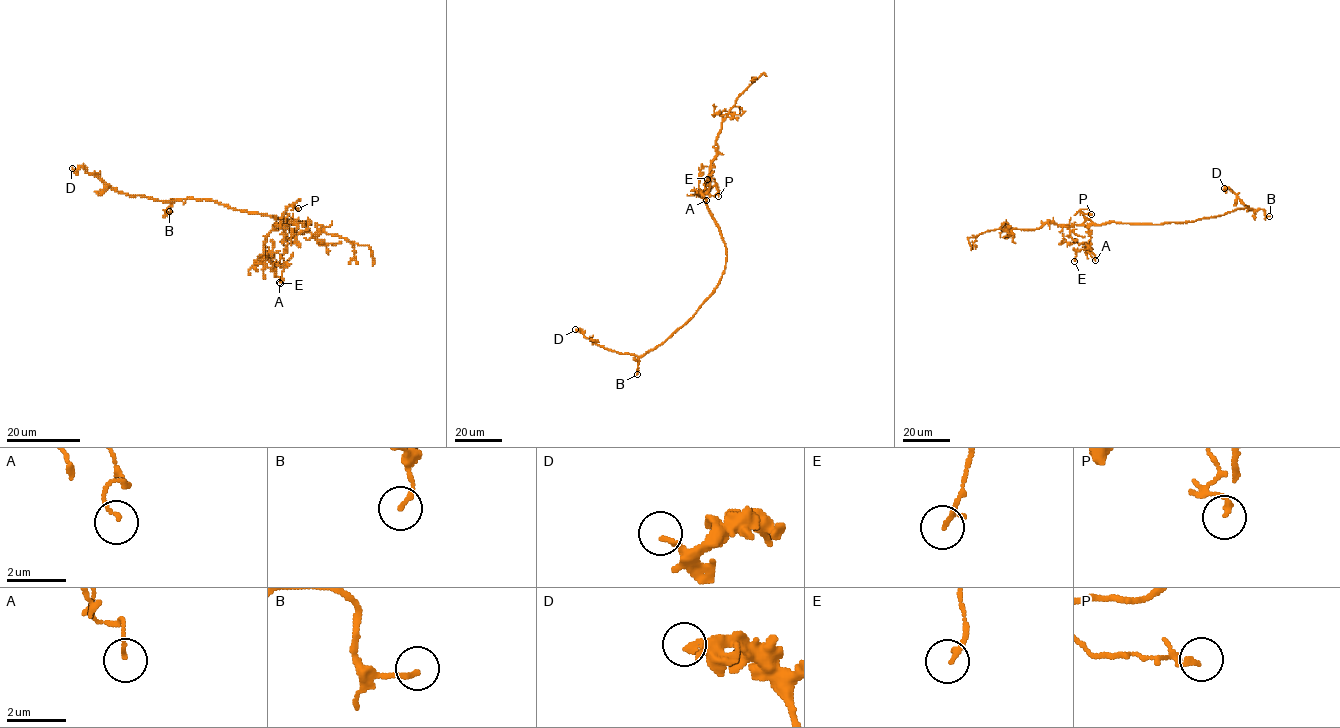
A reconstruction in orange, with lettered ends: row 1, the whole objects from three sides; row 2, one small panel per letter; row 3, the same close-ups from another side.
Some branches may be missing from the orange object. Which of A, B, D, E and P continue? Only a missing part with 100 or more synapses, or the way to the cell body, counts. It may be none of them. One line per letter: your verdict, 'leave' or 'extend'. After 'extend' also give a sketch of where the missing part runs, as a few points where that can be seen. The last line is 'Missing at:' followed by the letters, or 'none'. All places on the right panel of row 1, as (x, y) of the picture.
A: leave
B: leave
D: leave
E: leave
P: leave
Missing at: none

